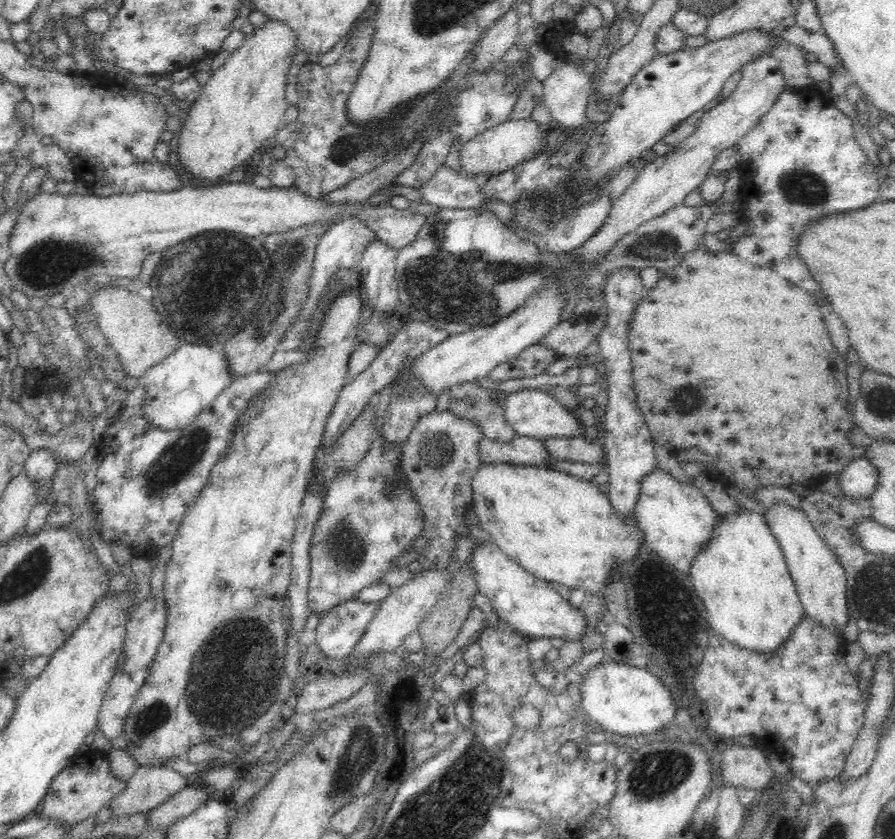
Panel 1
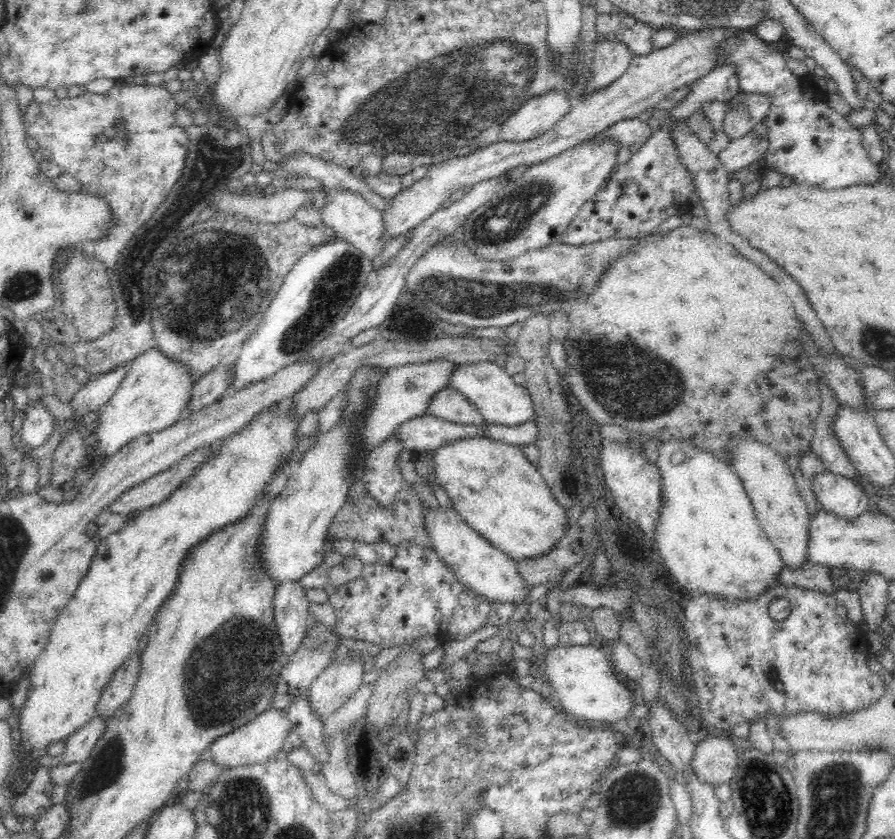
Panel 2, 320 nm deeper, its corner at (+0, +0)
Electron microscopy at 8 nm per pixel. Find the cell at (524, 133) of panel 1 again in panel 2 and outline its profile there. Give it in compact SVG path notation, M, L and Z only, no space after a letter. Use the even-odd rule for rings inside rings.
M554 90L527 100L499 130L499 138L522 142L550 130L572 108L564 90Z

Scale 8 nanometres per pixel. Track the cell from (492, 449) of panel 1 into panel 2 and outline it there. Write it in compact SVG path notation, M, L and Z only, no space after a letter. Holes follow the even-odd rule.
M434 415L416 416L404 422L393 434L402 443L404 450L414 453L434 450L442 444L450 444L457 439L466 439L483 434L480 427L462 425Z

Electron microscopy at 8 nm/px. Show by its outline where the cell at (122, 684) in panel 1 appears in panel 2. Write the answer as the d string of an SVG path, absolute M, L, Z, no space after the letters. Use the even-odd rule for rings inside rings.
M94 716L82 728L66 737L63 751L57 756L57 764L63 766L73 762L84 762L90 756L98 739L104 734L107 723L106 719Z

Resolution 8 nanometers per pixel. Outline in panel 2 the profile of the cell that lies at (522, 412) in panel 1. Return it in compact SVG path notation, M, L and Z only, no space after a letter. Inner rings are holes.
M492 361L456 365L448 386L464 395L478 409L486 423L519 426L533 420L533 400L526 386L518 385L503 368Z

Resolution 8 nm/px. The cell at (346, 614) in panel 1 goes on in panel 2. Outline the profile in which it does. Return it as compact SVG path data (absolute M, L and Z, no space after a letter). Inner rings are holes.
M314 623L304 639L305 641L296 648L293 654L290 654L288 663L282 666L280 678L278 678L278 684L276 684L276 690L272 694L268 708L274 707L287 714L292 701L296 697L306 695L314 679L331 663L332 652L336 644L340 644L341 638L331 634L330 630L321 623Z

